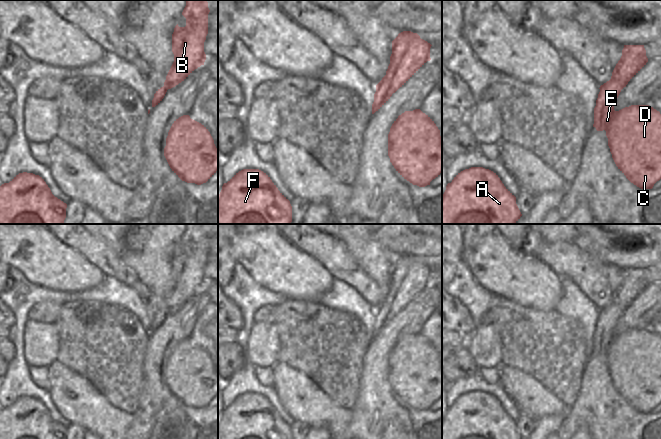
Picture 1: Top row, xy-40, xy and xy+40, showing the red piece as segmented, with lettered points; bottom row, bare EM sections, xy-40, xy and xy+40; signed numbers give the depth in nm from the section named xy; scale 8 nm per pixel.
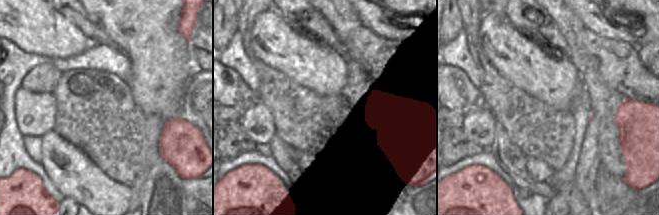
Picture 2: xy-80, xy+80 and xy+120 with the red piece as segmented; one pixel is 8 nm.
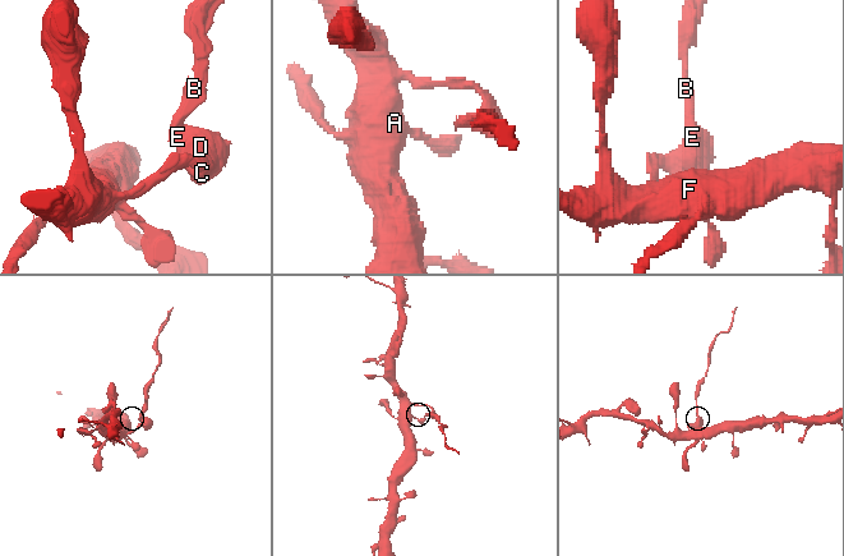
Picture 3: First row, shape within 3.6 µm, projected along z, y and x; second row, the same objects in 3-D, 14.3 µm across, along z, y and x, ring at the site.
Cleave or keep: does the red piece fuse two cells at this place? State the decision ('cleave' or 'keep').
cleave

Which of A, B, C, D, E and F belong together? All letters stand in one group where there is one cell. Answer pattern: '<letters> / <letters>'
A C D E F / B

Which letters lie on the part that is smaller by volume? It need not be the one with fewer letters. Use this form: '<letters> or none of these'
B

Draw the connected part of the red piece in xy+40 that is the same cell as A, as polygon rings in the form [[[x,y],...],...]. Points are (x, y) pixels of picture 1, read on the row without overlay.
[[[471,391],[458,397],[442,419],[442,439],[522,439],[516,421],[496,397]]]

